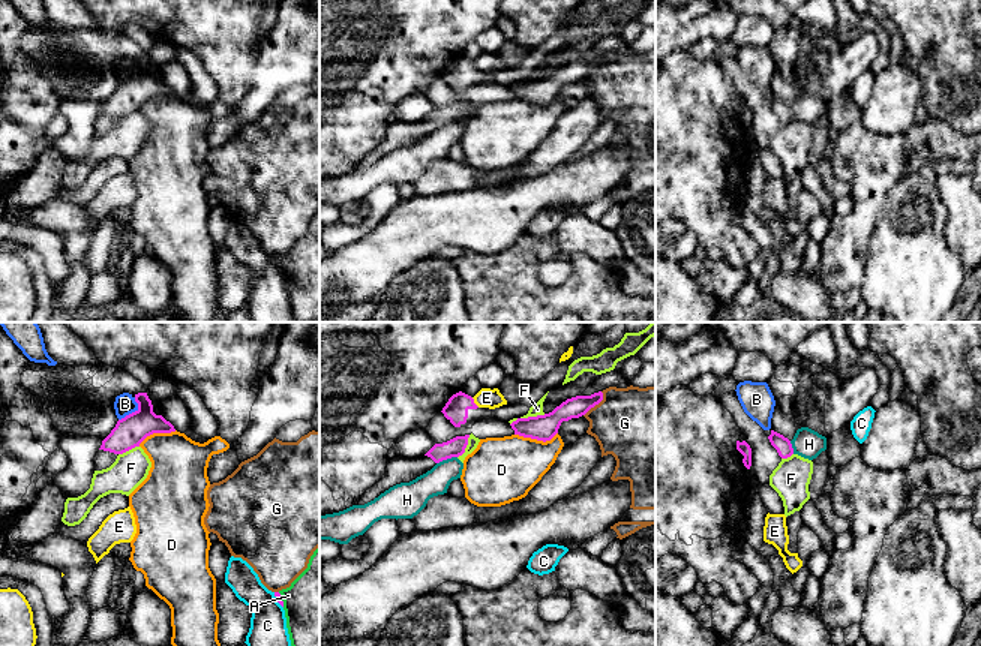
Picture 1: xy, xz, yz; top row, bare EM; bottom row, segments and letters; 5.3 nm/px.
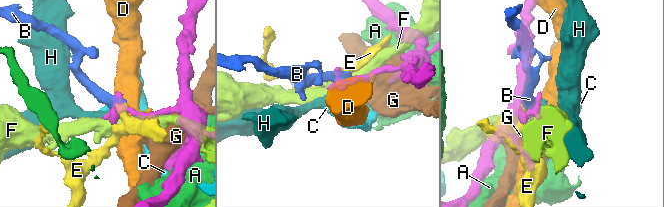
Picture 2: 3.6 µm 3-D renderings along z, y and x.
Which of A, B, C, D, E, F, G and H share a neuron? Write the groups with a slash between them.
A / B E / C / D / F / G / H

